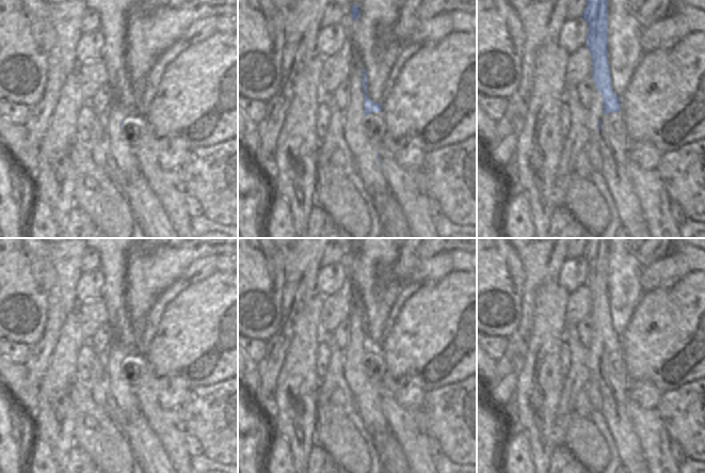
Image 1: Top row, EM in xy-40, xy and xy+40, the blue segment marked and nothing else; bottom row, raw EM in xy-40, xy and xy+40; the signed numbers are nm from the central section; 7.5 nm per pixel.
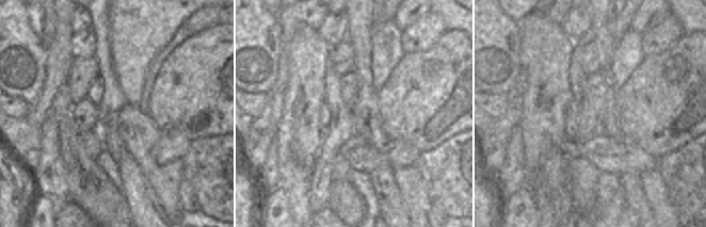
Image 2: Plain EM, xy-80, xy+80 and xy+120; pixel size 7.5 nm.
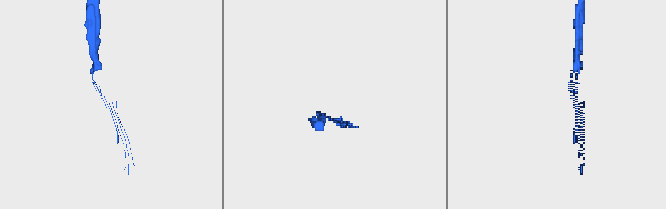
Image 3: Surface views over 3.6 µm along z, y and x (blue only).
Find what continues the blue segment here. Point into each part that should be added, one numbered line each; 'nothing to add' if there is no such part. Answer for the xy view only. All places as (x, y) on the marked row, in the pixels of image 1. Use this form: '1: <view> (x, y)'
1: xy (366, 162)

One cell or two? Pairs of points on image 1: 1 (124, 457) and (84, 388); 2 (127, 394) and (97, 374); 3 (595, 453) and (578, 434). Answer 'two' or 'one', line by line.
1: one
2: two
3: one

